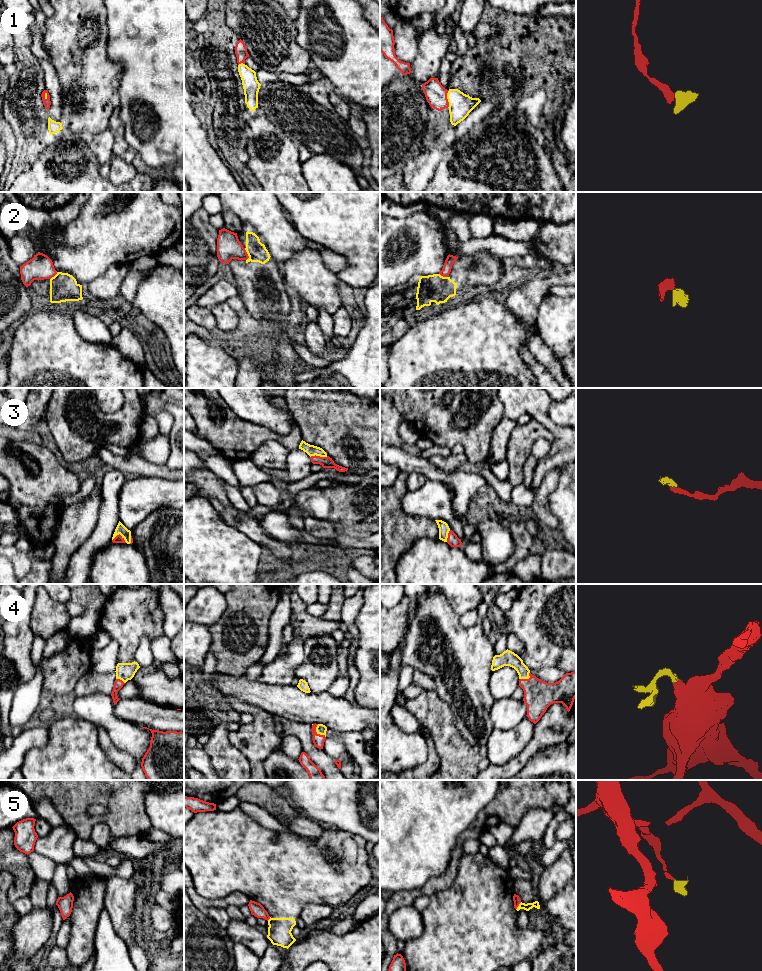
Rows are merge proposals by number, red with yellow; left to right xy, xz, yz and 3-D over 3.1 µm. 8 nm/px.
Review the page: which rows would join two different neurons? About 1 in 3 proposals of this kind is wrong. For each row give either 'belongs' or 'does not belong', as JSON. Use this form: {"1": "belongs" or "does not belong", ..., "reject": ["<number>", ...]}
{"1": "belongs", "2": "does not belong", "3": "belongs", "4": "belongs", "5": "does not belong", "reject": ["2", "5"]}

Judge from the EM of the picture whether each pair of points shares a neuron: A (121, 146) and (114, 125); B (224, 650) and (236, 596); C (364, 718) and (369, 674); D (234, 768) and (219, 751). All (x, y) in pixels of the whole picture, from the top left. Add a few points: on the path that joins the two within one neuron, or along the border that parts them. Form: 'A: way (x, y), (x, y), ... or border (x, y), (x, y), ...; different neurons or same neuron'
A: way (119, 141), (118, 130); same neuron
B: way (230, 637), (230, 624), (236, 618), (236, 609); same neuron
C: border (356, 702), (369, 708); different neurons
D: way (230, 764), (223, 755); same neuron

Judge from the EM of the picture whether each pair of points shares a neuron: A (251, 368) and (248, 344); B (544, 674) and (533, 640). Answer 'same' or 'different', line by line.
A: same
B: different

